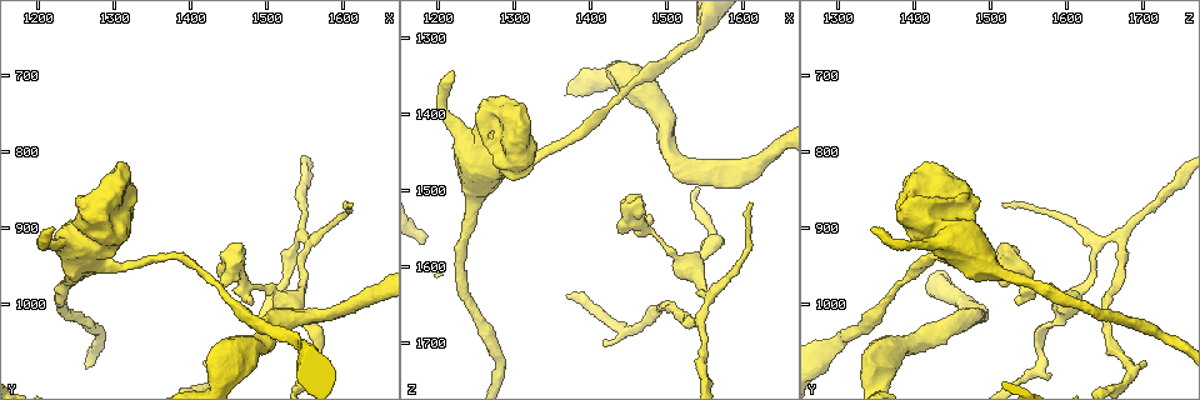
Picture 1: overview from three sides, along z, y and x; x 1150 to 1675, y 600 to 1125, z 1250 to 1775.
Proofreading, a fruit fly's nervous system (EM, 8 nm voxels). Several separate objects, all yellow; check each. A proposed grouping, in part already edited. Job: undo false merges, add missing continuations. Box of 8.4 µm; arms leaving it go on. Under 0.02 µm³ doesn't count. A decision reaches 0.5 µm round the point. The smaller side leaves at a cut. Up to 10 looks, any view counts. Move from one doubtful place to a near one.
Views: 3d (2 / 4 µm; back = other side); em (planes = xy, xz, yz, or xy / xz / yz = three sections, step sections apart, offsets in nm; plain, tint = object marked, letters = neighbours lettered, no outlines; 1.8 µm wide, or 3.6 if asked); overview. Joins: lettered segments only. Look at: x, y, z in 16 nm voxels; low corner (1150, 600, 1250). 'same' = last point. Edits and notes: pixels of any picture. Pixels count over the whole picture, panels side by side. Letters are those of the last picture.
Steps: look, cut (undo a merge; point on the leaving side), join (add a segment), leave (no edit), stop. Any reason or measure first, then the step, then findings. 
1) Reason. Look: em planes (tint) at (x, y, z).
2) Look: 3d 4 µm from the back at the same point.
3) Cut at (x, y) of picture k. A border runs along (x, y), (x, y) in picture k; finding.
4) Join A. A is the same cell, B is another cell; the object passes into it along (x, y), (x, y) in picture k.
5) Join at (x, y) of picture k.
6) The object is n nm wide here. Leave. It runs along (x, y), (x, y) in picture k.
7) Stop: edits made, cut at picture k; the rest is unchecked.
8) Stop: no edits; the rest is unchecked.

Branch stops here. Look: em 3.6 µm planes (letters) at (1465, 915, 1515).

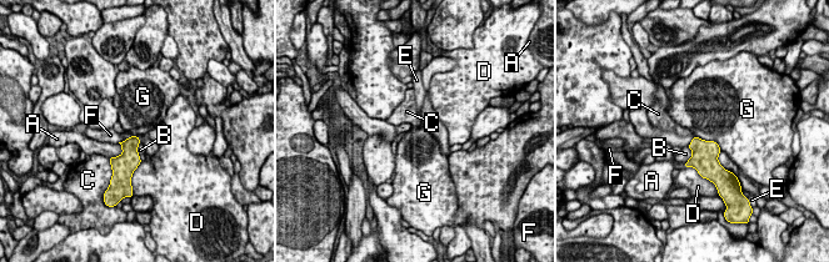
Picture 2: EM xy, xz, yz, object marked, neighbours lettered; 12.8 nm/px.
Leave. A, B, C, D, E, F and G are other cells; a border runs along (694, 135), (713, 140), (722, 150) in picture 2; none of them fits.

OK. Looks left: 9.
Free end. Look: 3d 2 µm at (1420, 1075, 1700).

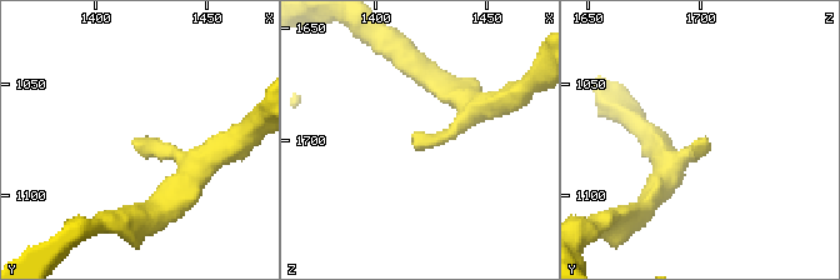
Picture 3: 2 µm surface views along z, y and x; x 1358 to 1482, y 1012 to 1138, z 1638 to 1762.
Look: em planes (letters) at (1419, 1076, 1701).

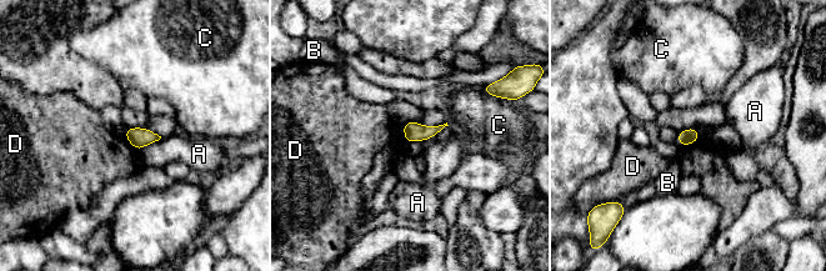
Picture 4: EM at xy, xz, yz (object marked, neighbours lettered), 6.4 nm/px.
Leave. A, B, C and D are other cells; none of them fits.

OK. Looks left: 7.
Thick turns thin. Look: em planes (plain) at (1530, 1000, 1600).

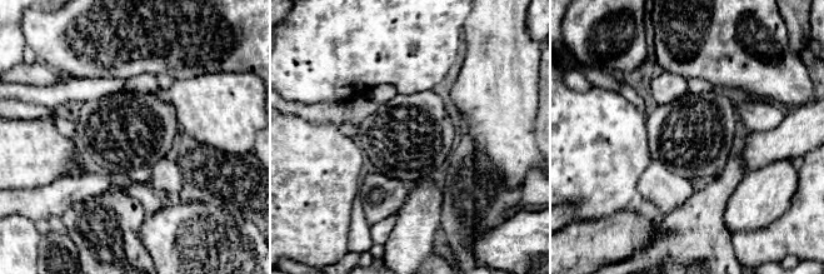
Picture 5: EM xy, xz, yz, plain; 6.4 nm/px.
See the neighbours. Look: em planes (letters) at the same point.

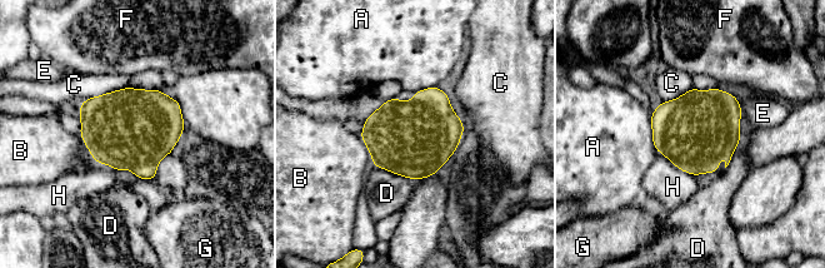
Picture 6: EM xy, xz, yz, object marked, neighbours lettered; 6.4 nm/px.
Leave. A, B, C, D, E, F, G and H are other cells; a border runs along (663, 154), (676, 167), (694, 175) in picture 6; continuous, no second neuron.

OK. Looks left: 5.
An open end. Look: 3d 4 µm at (1610, 870, 1515).

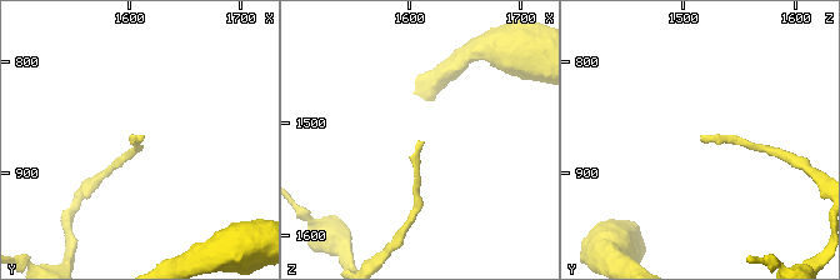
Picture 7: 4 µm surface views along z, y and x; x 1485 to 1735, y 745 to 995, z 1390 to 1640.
Look: em planes (tint) at (1608, 866, 1514).

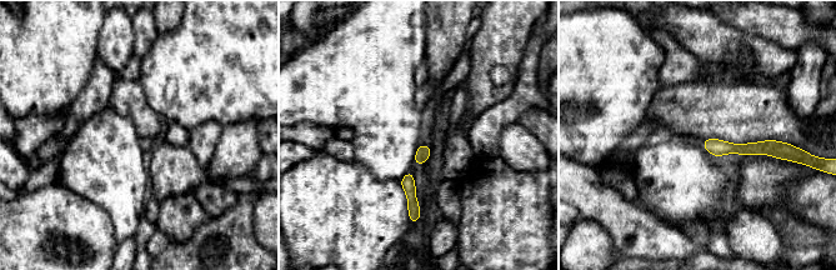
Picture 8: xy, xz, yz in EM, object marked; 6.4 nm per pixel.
See the neighbours. Look: em planes (letters) at the same point.

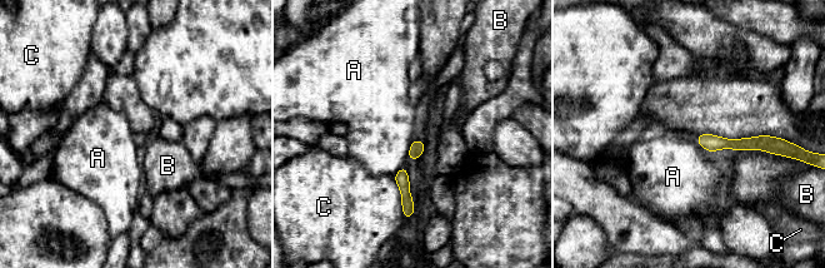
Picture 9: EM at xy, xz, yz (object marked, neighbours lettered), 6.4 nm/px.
The longest contact is with C, 280 nm. Leave. A, B and C are other cells; a border runs along (696, 134), (696, 142), (711, 153) in picture 9; no lettered segment goes on from it.

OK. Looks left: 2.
Stop: no edits; the rest is unchecked.

